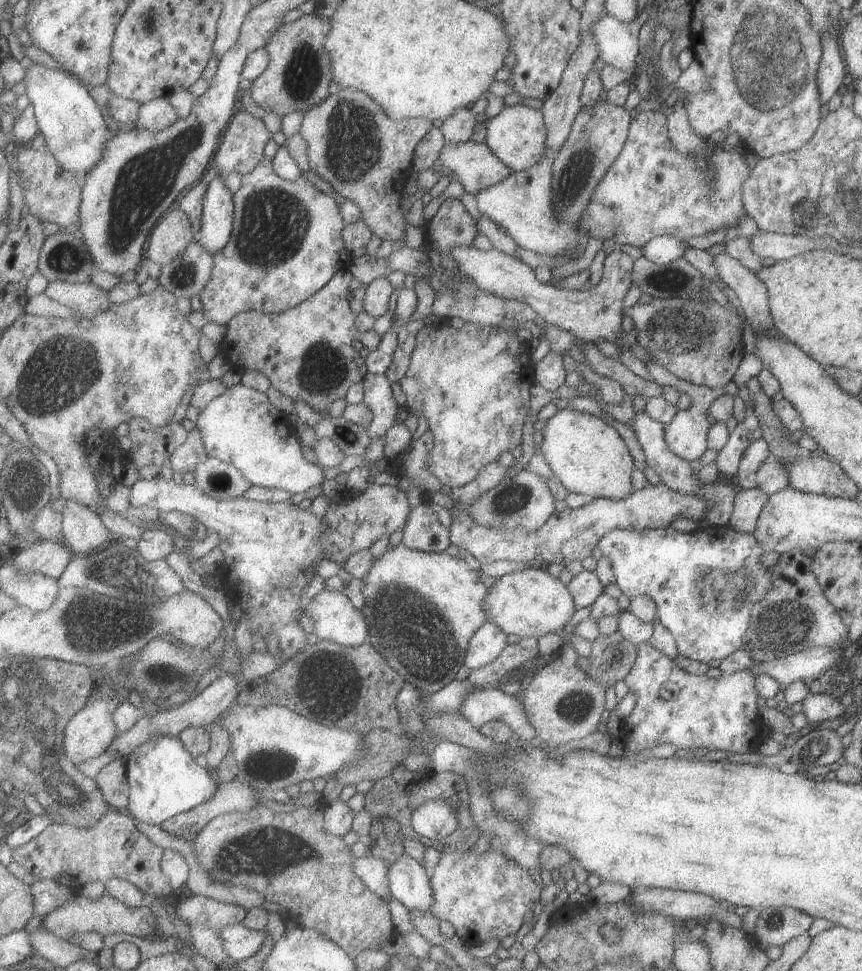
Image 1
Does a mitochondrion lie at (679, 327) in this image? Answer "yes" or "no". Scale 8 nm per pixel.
yes

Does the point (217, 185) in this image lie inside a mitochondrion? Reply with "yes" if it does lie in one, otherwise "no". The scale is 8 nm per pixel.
no

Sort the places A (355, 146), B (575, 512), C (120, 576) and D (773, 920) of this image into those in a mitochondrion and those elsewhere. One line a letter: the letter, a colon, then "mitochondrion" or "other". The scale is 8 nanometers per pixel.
A: mitochondrion
B: other
C: mitochondrion
D: other

